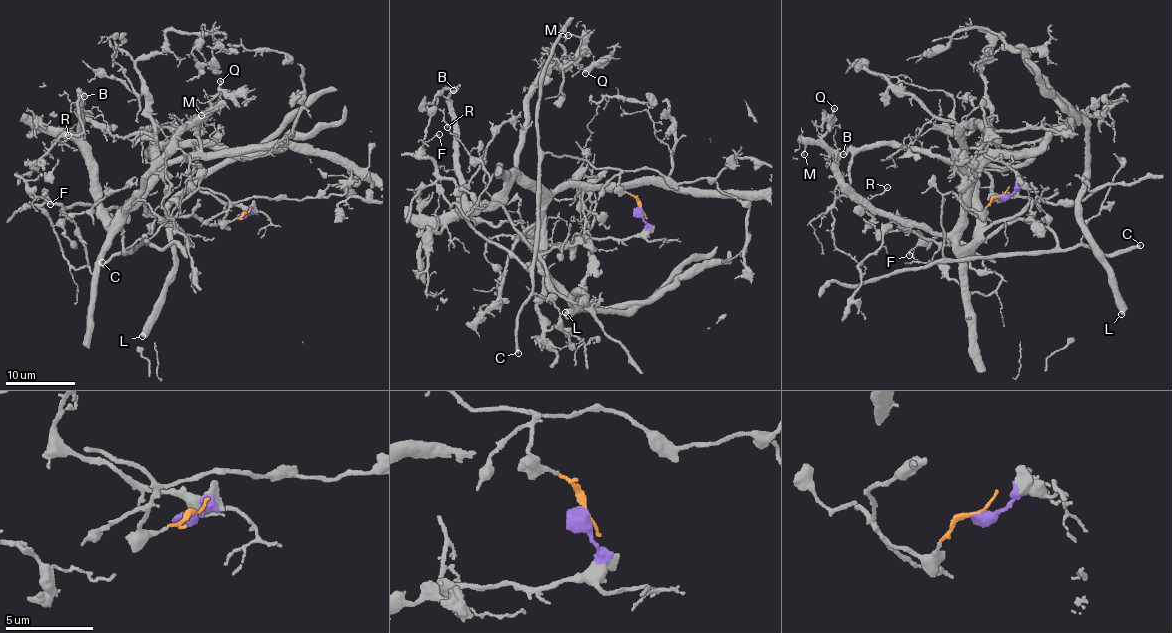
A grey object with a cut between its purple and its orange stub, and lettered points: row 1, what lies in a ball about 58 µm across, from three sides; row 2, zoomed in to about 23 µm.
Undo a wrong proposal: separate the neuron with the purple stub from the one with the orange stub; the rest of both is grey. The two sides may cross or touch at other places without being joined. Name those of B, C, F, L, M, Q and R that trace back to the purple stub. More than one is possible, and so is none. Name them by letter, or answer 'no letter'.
B, L, M, Q, R

